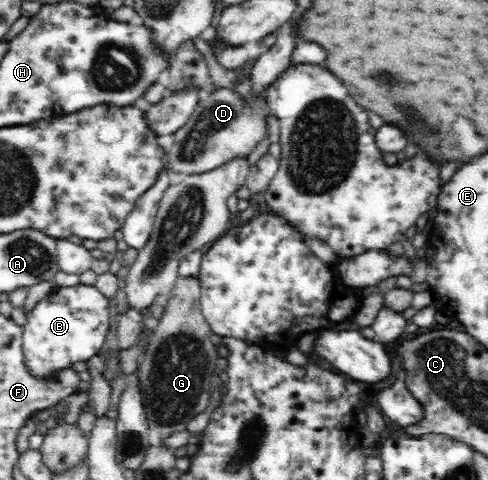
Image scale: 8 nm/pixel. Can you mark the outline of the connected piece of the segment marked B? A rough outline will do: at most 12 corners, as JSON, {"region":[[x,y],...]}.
{"region":[[95,286],[57,287],[27,313],[33,377],[89,361],[111,335]]}

